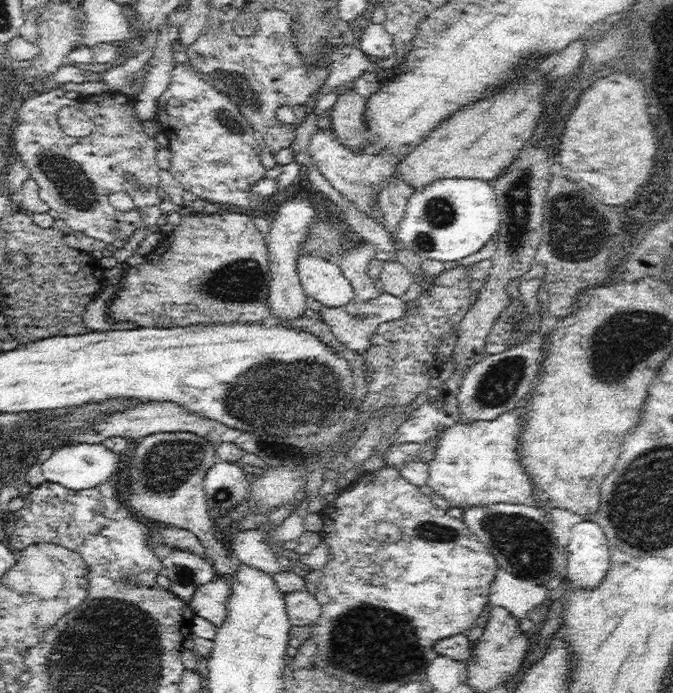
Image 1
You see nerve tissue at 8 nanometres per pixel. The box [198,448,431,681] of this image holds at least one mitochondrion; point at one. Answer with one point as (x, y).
(222, 494)

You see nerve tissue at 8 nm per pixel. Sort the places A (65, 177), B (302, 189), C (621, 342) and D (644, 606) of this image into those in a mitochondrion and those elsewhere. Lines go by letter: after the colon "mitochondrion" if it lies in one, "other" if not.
A: mitochondrion
B: other
C: mitochondrion
D: other

